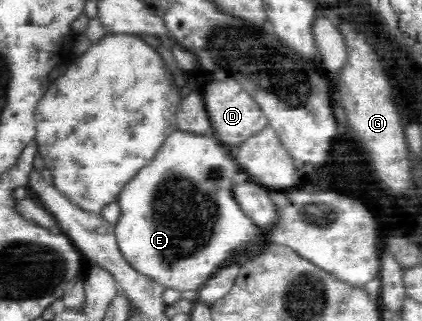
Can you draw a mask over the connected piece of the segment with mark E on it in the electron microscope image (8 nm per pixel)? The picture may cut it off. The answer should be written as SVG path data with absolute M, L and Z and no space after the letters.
M177 128L172 131L152 160L124 185L117 198L121 214L115 225L115 238L122 257L131 268L164 289L181 293L198 291L220 268L252 249L260 240L262 231L232 197L234 174L240 174L239 166L234 164L224 144L215 136L182 132Z

